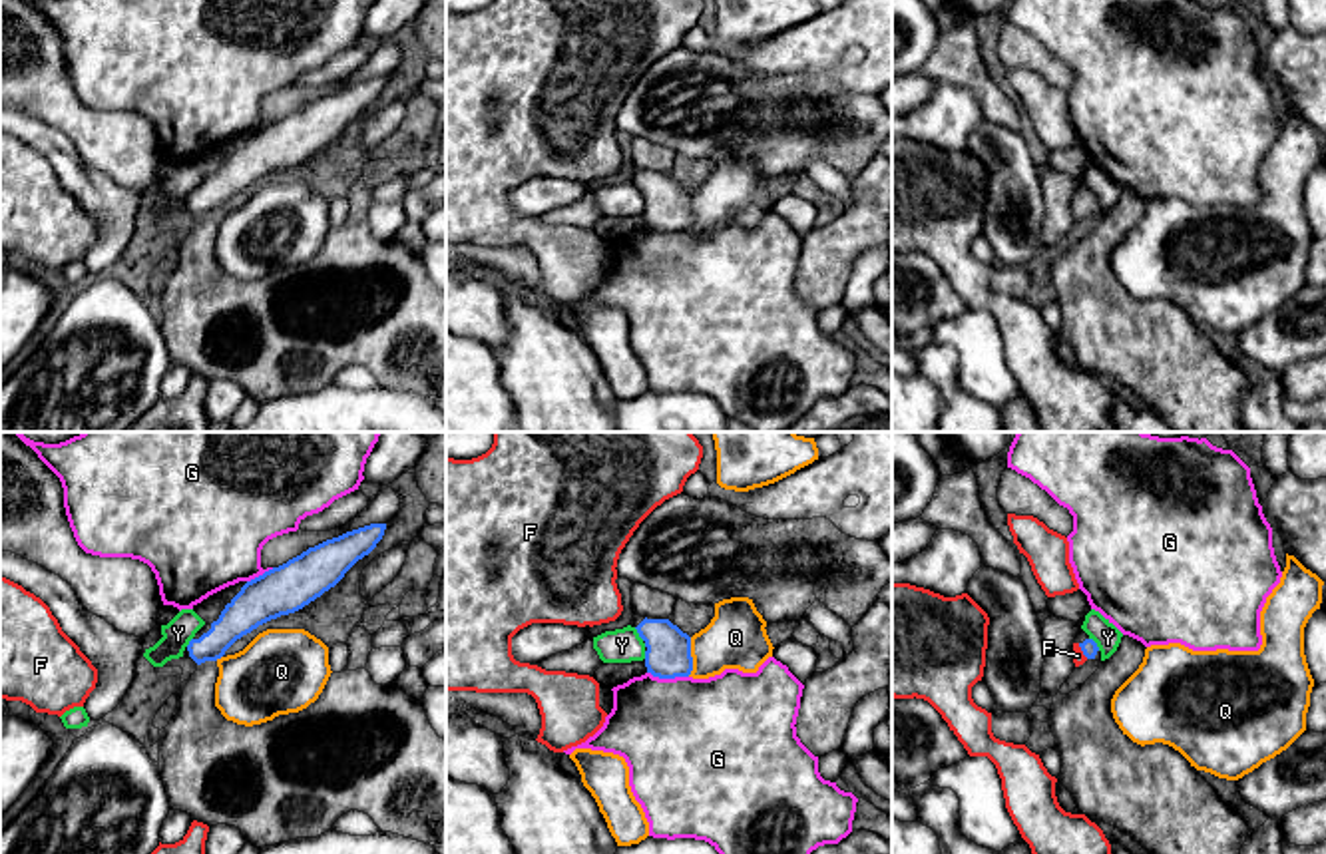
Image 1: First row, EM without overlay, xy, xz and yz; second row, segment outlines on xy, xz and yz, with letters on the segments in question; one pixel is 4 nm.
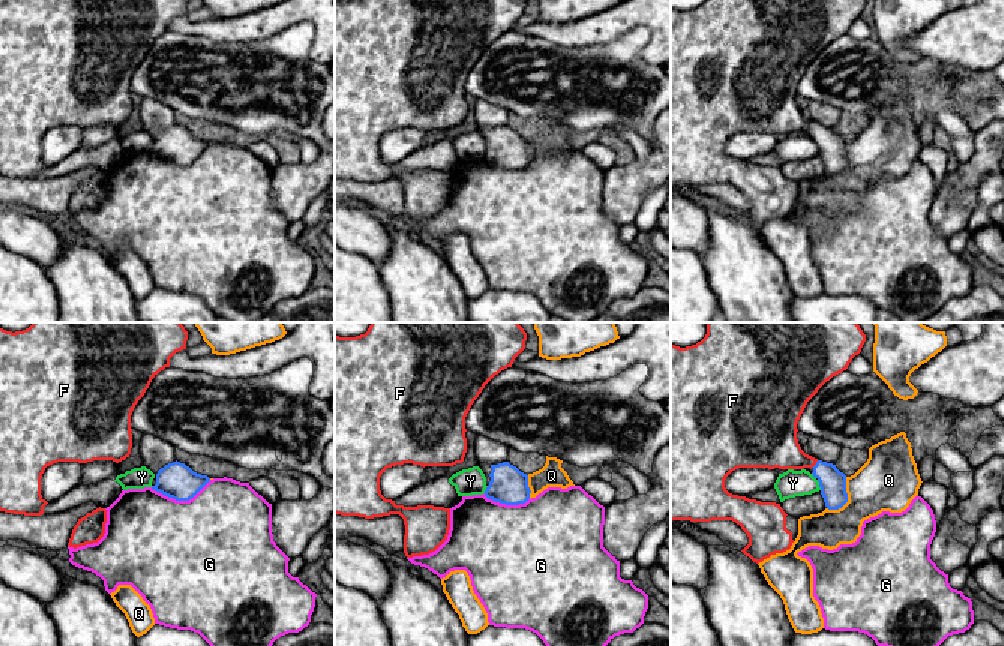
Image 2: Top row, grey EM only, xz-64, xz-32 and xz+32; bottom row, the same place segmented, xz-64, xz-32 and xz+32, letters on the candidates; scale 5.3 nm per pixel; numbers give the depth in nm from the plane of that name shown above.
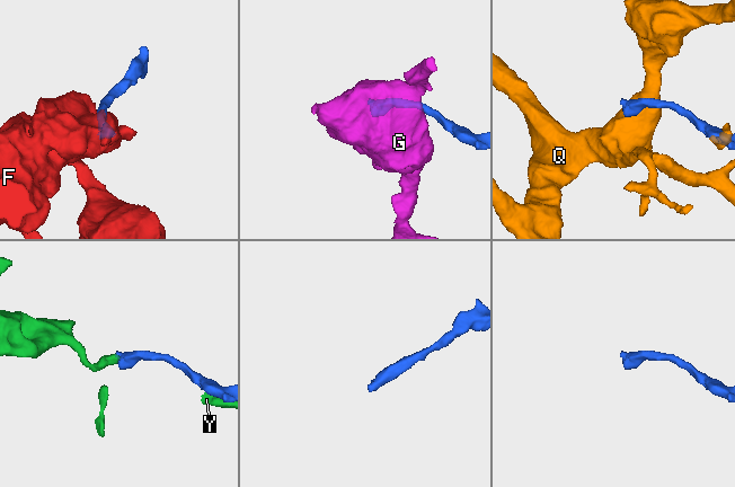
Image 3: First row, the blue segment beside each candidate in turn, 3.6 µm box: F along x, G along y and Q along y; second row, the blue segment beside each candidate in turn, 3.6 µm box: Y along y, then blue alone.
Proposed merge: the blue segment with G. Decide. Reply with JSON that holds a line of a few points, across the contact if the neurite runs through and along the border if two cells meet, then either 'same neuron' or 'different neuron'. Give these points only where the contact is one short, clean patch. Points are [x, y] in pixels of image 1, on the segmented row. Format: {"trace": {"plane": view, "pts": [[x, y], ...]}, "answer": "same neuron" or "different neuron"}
{"answer": "different neuron"}

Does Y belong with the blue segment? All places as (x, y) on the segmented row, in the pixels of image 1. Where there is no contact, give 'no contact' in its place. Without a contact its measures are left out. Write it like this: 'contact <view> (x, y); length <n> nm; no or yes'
contact yz (1096, 643); length 70 nm; no

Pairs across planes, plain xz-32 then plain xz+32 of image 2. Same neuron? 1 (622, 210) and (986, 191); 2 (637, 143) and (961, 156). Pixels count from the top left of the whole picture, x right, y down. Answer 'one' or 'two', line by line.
1: two
2: two

